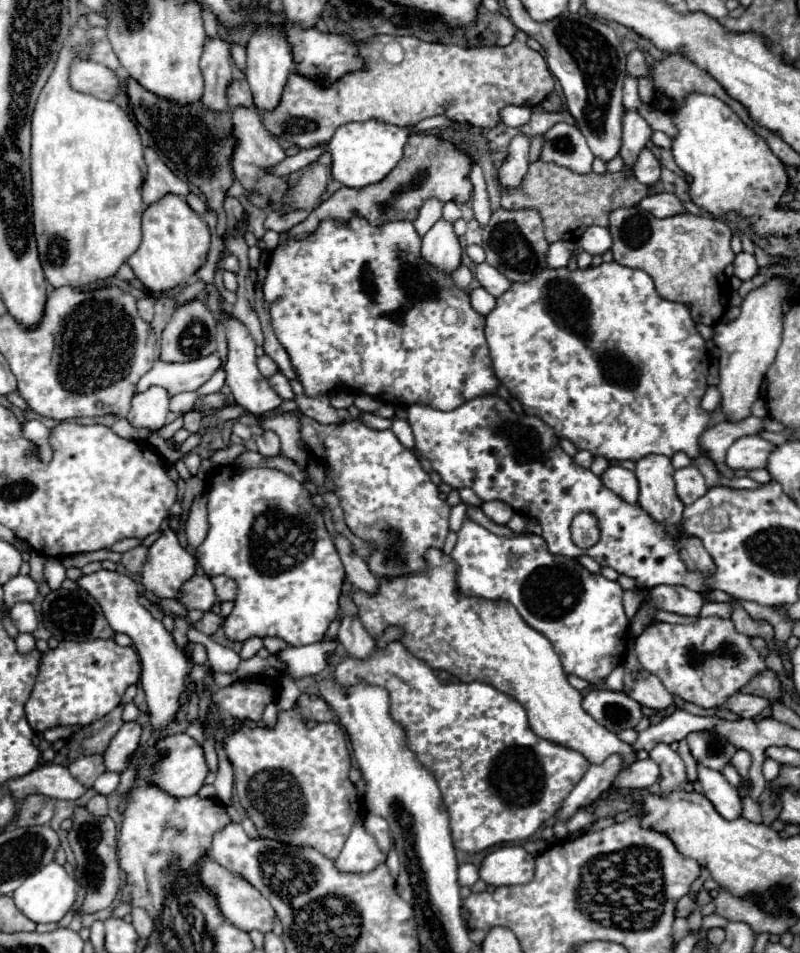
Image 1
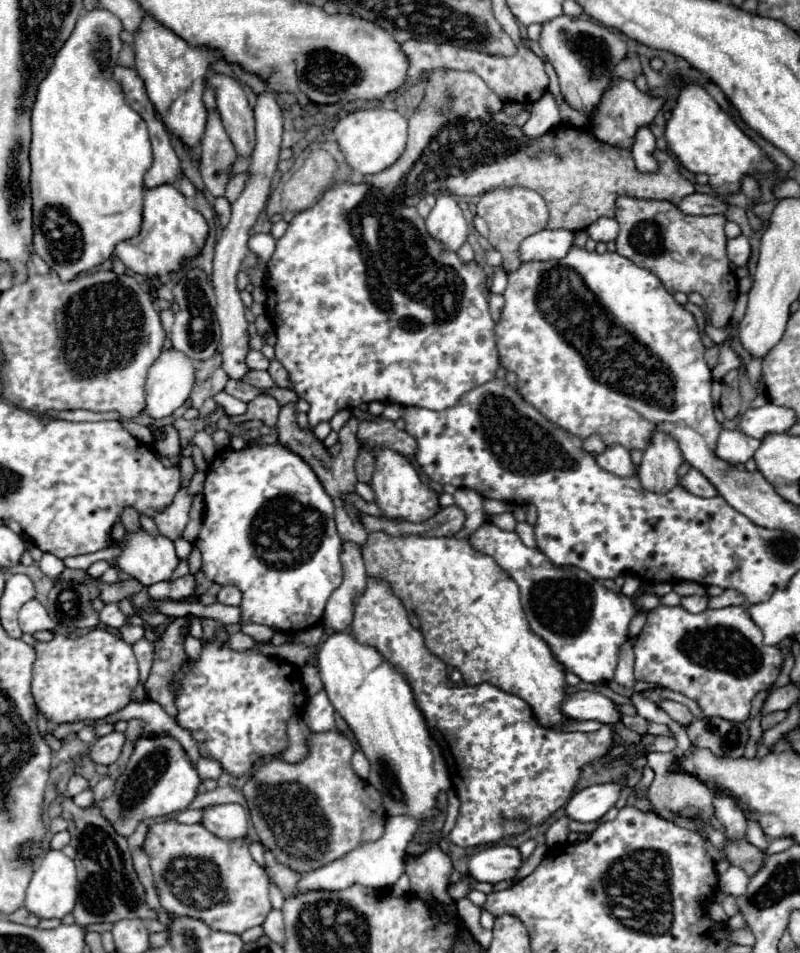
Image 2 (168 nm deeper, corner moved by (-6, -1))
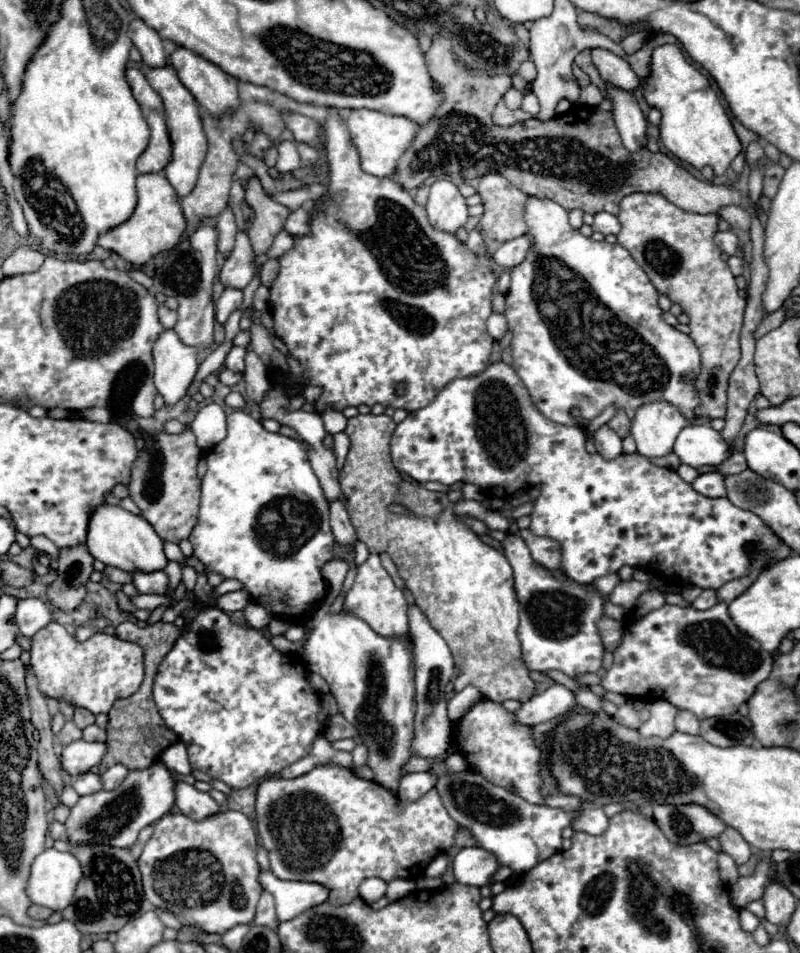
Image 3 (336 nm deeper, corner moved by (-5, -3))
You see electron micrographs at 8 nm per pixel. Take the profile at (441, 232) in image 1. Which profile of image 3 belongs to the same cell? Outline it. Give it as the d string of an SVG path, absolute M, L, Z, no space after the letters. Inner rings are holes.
M437 180L427 200L427 216L433 228L455 234L467 224L467 204L459 188L451 180Z

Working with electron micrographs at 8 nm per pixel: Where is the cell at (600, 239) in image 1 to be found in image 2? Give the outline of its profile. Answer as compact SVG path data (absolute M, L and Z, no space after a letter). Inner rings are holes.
M598 218L592 226L588 226L588 236L596 242L610 242L618 236L618 222L614 218Z

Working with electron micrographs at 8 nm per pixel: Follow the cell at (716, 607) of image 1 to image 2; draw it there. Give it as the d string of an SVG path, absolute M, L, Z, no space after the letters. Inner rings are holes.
M724 590L720 596L710 598L710 608L726 608L726 606L746 606L748 600L738 590Z

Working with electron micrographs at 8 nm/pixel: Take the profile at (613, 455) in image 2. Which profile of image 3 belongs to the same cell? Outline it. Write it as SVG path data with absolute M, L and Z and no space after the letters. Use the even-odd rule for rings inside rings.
M601 426L595 432L595 446L597 452L605 458L605 460L615 460L617 456L623 454L623 446L621 446L621 438L607 426Z

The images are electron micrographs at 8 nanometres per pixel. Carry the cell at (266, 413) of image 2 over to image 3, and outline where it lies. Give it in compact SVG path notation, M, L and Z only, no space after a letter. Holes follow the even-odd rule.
M247 346L243 376L245 376L245 386L247 386L247 400L259 406L265 400L267 392L271 390L271 382L269 382L265 364L259 360L259 356L255 356L255 352L251 352L249 346Z

